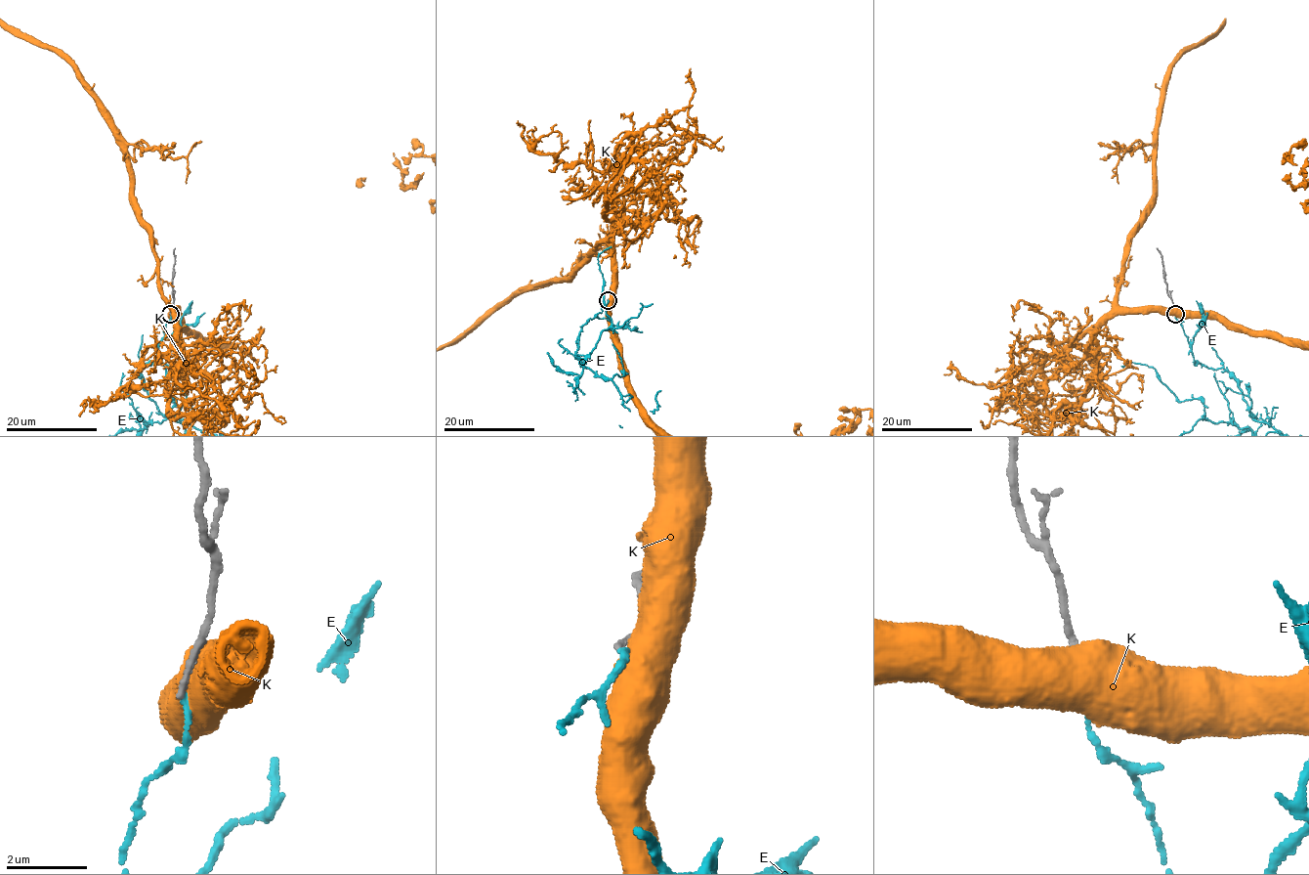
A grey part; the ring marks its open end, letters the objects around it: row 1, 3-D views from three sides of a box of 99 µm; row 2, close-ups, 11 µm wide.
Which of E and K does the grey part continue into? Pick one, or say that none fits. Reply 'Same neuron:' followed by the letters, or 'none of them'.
Same neuron: none of them

